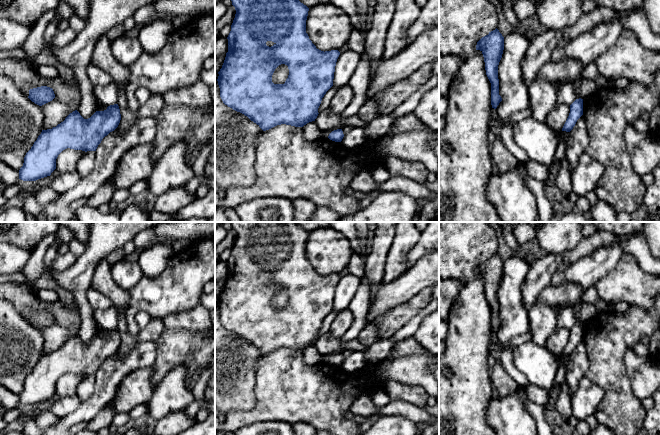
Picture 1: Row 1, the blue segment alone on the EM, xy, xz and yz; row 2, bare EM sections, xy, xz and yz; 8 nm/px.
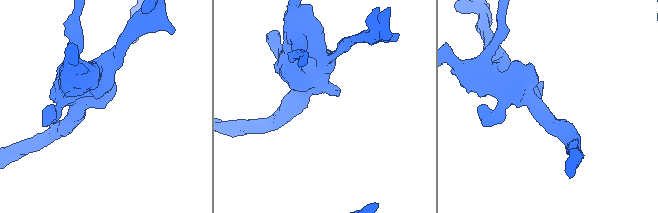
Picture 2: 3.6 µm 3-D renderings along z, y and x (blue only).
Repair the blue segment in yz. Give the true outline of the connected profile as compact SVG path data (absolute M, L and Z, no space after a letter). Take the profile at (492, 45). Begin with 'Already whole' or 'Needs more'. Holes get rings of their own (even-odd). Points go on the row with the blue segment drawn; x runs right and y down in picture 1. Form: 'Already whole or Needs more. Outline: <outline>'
Already whole. Outline: M496 28L477 42L476 50L483 54L486 75L491 83L491 105L496 109L502 101L499 95L498 65L504 50L504 37Z

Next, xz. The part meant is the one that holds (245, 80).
Already whole. Outline: M299 0L231 1L236 14L227 37L228 52L217 79L223 103L247 116L263 131L281 124L303 127L315 121L322 98L333 86L335 66L340 52L338 50L324 52L312 43L306 33L309 8ZM281 64L288 66L288 78L284 84L274 84L272 75Z

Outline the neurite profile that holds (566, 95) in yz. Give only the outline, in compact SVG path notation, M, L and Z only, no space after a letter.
M567 83L559 89L556 103L570 106L576 99L573 83Z

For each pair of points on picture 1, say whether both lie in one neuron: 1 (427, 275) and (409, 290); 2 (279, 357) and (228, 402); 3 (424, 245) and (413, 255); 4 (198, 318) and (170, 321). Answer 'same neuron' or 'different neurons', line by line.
1: same neuron
2: different neurons
3: same neuron
4: same neuron

